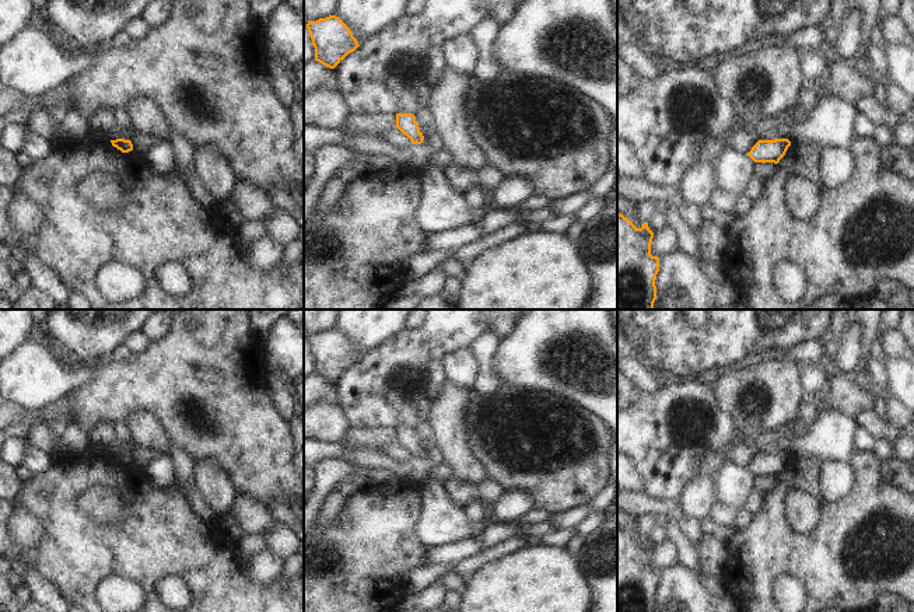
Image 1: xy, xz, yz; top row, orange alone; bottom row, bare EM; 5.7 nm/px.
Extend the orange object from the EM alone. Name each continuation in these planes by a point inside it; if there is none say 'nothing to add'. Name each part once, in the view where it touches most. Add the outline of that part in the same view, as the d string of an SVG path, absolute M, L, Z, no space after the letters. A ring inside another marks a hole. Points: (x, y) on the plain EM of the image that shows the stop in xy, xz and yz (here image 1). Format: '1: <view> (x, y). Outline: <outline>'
nothing to add

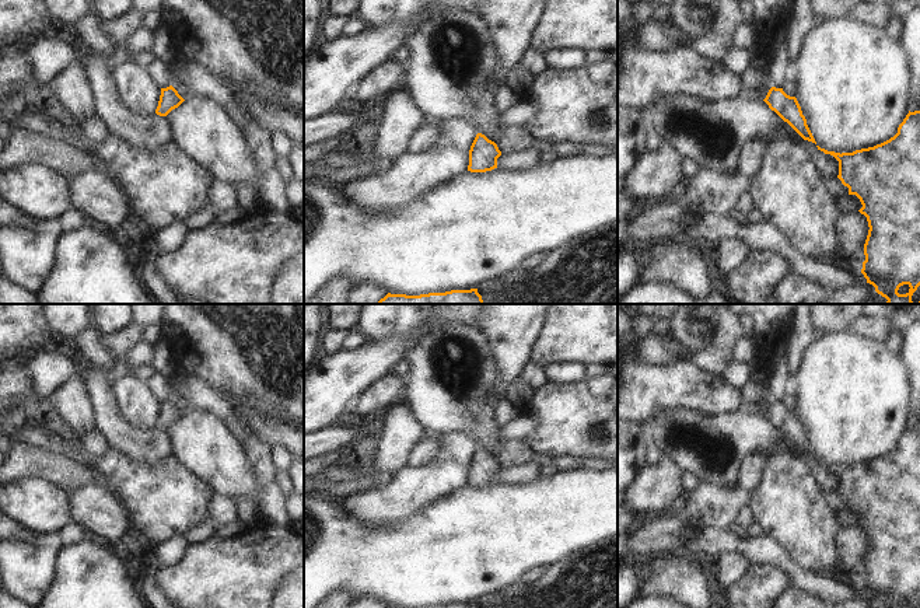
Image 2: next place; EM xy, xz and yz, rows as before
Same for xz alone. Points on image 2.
nothing to add

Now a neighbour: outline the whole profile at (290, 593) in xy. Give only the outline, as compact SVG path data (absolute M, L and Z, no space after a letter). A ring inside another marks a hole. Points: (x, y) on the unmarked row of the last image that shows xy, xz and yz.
M304 566L279 584L272 608L304 608Z

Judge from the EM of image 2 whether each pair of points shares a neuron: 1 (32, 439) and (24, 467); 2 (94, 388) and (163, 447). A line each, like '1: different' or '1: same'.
1: different
2: same

